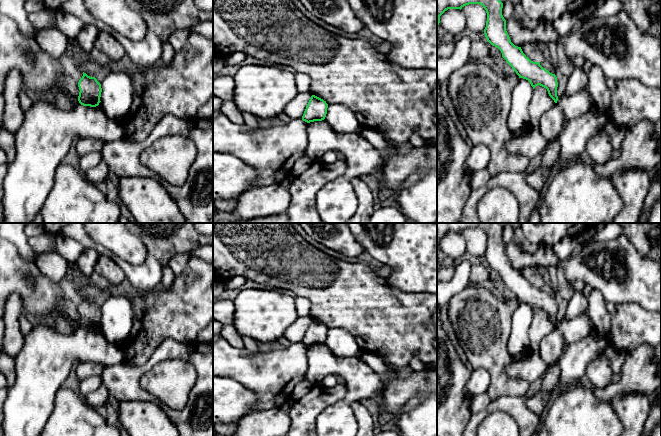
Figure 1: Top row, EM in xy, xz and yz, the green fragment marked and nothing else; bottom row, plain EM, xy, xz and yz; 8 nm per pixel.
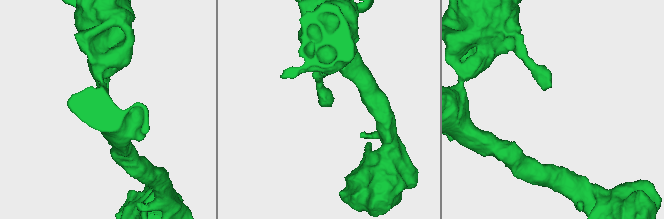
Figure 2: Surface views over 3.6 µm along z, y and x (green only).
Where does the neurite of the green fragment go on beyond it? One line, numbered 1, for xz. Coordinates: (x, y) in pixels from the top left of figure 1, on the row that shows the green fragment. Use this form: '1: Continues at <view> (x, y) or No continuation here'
1: No continuation here

